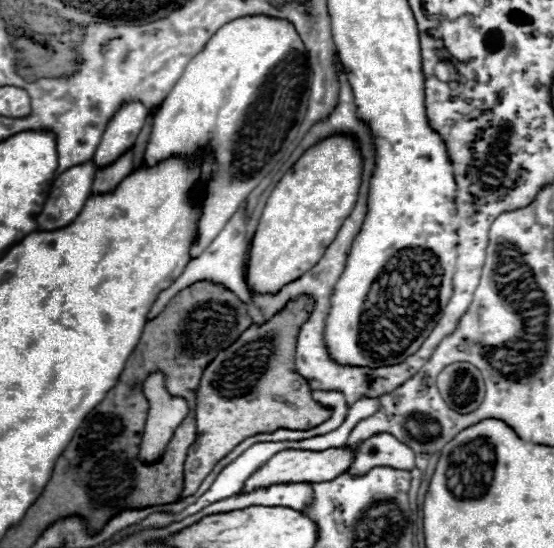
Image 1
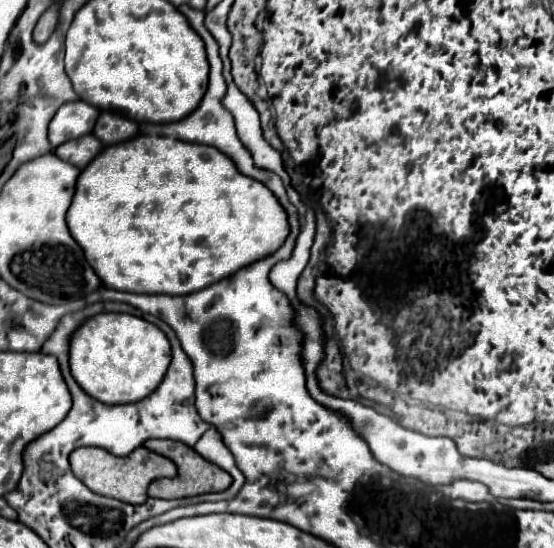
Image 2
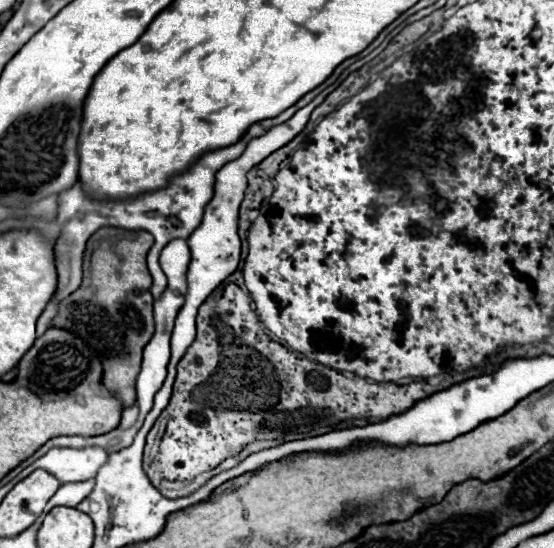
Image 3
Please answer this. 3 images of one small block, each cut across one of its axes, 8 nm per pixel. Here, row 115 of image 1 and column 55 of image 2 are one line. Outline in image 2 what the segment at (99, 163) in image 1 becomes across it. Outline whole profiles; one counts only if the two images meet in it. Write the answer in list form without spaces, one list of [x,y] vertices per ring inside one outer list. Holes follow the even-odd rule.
[[[76,100],[70,104],[62,104],[62,108],[56,112],[56,116],[50,122],[48,138],[52,146],[60,146],[68,140],[76,140],[80,136],[86,136],[94,130],[94,124],[98,120],[100,112],[98,108]]]

